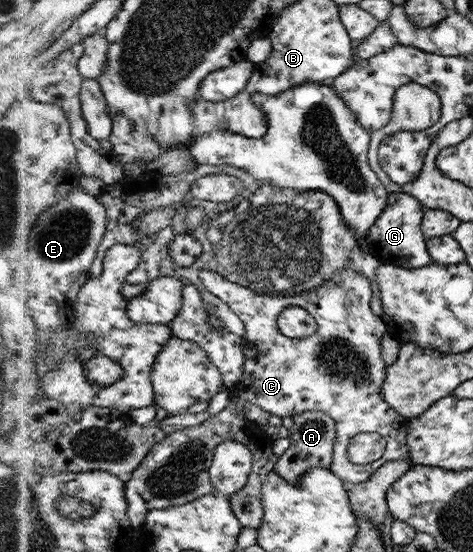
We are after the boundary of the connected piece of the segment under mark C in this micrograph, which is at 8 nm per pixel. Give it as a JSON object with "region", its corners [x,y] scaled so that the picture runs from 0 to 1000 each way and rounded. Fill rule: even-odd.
{"region":[[[727,486],[685,518],[622,536],[571,536],[571,533],[541,529],[533,522],[520,522],[520,516],[490,511],[452,487],[431,487],[423,502],[438,518],[438,525],[459,542],[482,549],[486,558],[512,574],[522,591],[518,634],[524,656],[518,659],[518,678],[512,679],[507,696],[490,703],[493,712],[503,717],[503,730],[488,736],[503,746],[503,754],[524,757],[520,732],[541,732],[562,746],[590,752],[594,757],[622,754],[643,745],[681,745],[696,750],[710,763],[712,804],[704,812],[704,841],[693,850],[732,875],[772,875],[816,839],[856,832],[867,835],[865,824],[871,822],[871,815],[863,806],[865,761],[852,755],[822,726],[816,726],[805,710],[820,679],[816,659],[808,652],[808,614],[818,587],[814,580],[799,576],[795,567],[782,565],[786,522],[782,522],[778,502],[765,500],[748,486],[736,486],[736,489]],[[619,553],[645,558],[670,580],[674,592],[668,607],[626,614],[607,612],[594,605],[584,580],[592,576],[594,563]],[[763,783],[799,783],[816,793],[818,806],[803,832],[755,842],[736,832],[732,815],[740,793],[748,793]]]}

